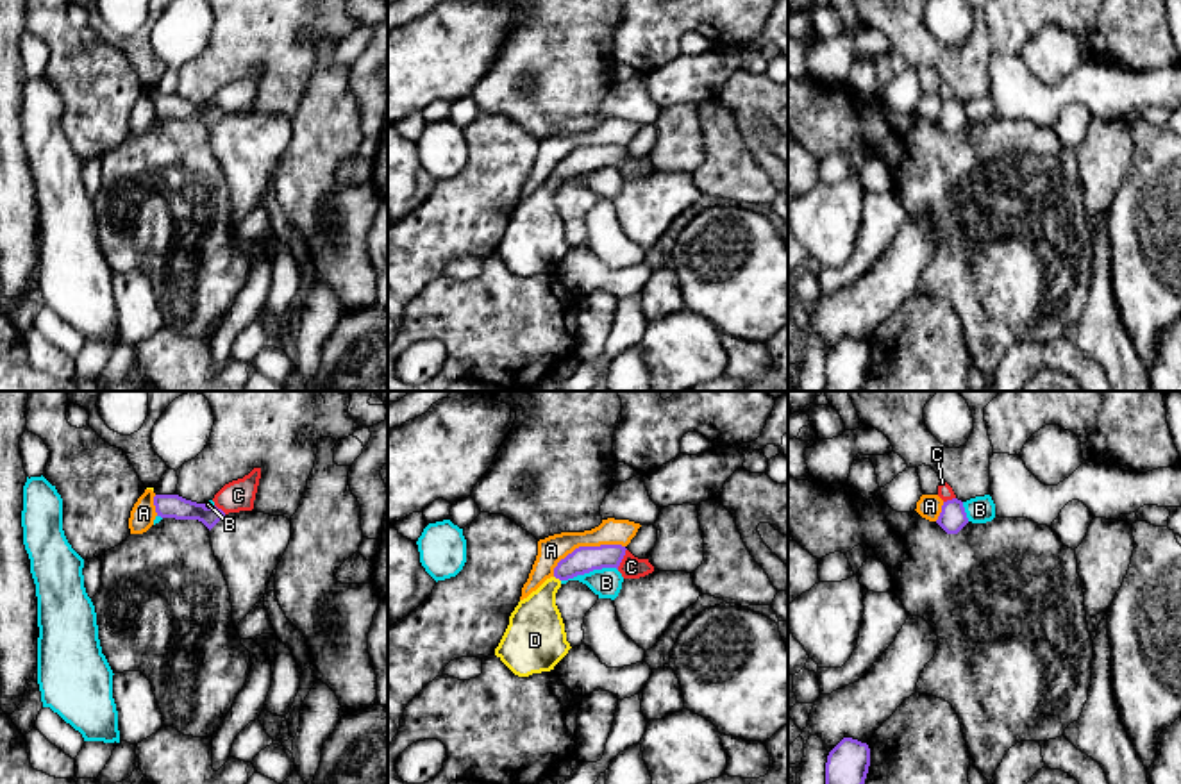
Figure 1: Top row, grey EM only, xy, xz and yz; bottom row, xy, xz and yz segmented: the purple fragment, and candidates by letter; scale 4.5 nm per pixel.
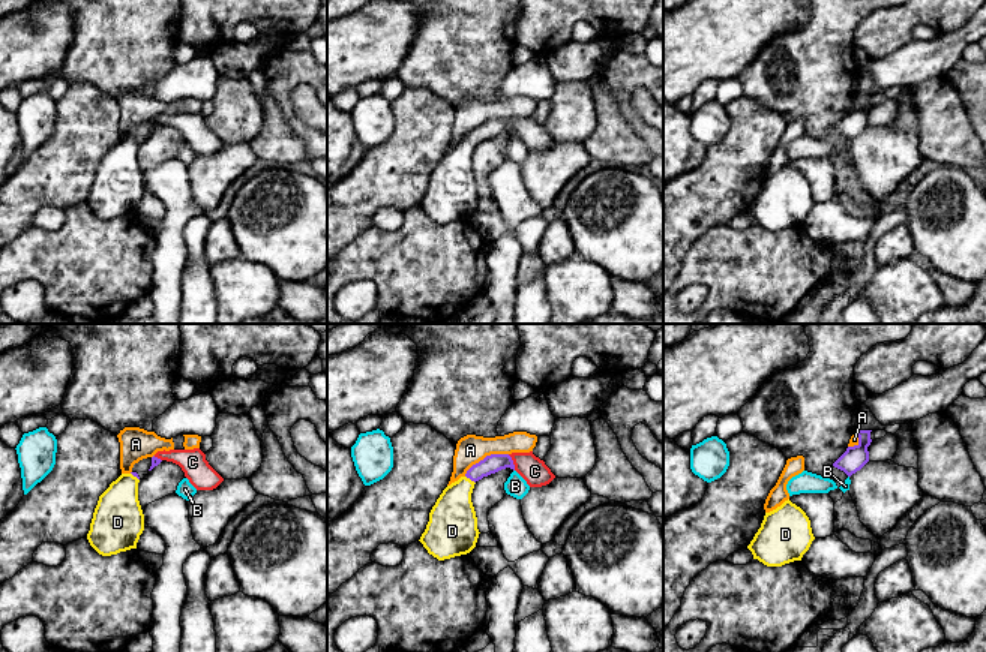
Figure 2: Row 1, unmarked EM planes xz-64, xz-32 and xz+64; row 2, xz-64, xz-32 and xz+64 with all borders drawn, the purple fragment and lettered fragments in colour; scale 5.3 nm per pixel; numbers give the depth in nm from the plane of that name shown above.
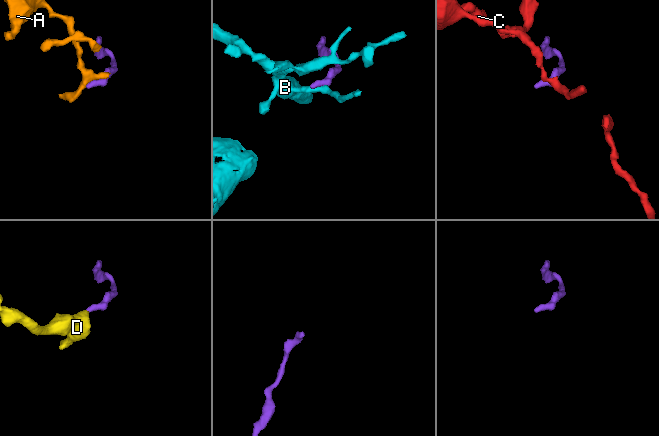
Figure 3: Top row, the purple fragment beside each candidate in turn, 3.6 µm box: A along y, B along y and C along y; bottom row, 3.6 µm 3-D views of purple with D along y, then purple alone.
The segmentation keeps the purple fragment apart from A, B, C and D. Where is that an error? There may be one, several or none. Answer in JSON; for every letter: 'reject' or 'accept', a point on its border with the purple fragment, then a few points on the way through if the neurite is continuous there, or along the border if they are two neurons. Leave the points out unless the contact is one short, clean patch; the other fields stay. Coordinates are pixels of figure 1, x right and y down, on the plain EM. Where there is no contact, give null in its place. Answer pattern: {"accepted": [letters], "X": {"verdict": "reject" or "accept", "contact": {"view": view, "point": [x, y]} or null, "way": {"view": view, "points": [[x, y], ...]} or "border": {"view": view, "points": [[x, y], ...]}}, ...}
{"accepted": ["D"], "A": {"verdict": "reject", "contact": {"view": "xz", "point": [585, 147]}, "border": {"view": "xz", "points": [[624, 145], [579, 145], [558, 163], [552, 175]]}}, "B": {"verdict": "reject", "contact": {"view": "xz", "point": [588, 172]}, "border": {"view": "xz", "points": [[617, 168], [594, 168], [561, 181]]}}, "C": {"verdict": "reject", "contact": {"view": "xz", "point": [620, 159]}, "border": {"view": "xz", "points": [[626, 149], [617, 168]]}}, "D": {"verdict": "accept", "contact": {"view": "xz", "point": [558, 177]}, "way": {"view": "xz", "points": [[583, 159], [558, 177], [540, 204], [536, 227]]}}}

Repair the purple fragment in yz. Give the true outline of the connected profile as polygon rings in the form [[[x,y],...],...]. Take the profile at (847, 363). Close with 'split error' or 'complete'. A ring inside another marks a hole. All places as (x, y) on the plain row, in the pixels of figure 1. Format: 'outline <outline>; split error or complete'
outline [[[843,338],[827,355],[824,391],[858,391],[865,384],[868,366],[868,345]]]; complete

